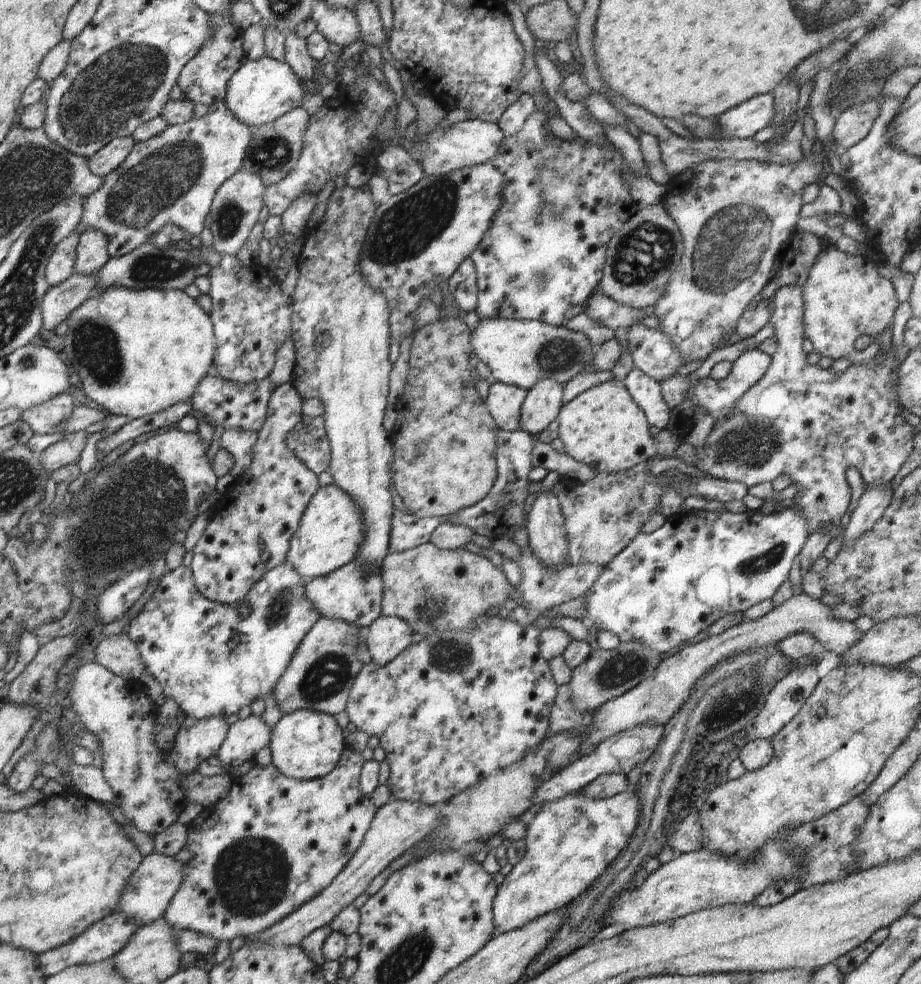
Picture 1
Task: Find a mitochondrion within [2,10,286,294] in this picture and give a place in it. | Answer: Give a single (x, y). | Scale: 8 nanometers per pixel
(105, 96)

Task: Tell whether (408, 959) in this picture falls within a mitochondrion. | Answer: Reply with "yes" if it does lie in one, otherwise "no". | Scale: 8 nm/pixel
yes

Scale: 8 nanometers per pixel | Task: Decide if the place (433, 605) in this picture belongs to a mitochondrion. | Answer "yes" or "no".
yes

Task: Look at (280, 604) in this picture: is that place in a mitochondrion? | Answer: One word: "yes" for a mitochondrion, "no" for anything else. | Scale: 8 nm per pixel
yes

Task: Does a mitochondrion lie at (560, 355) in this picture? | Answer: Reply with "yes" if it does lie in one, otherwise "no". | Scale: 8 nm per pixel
yes

